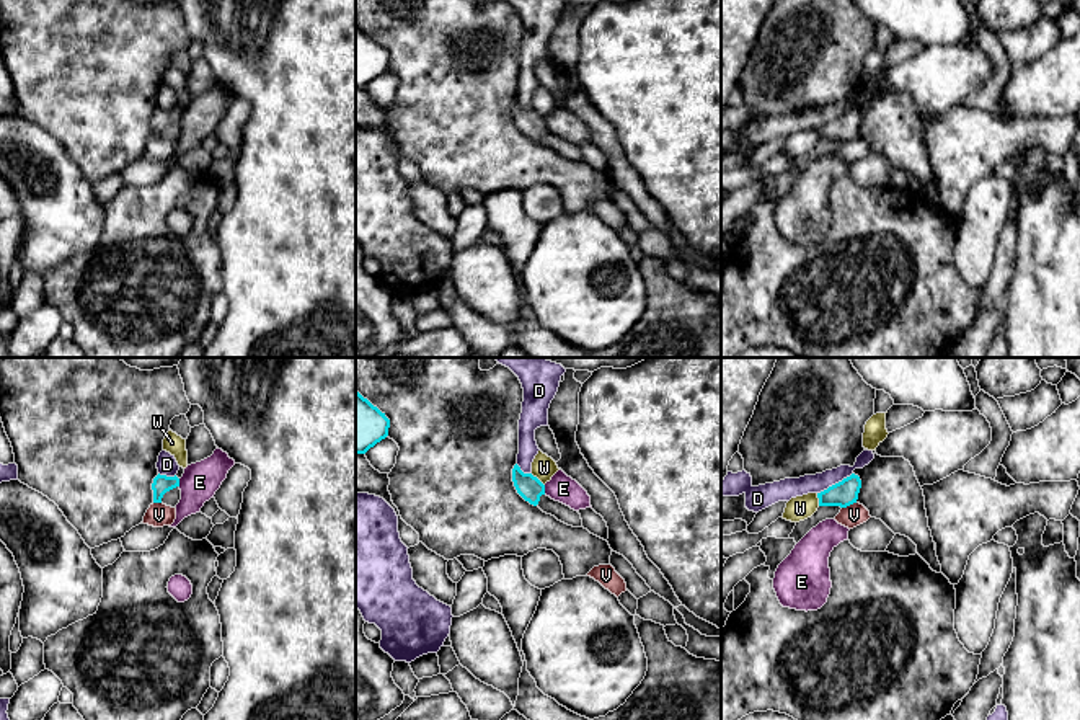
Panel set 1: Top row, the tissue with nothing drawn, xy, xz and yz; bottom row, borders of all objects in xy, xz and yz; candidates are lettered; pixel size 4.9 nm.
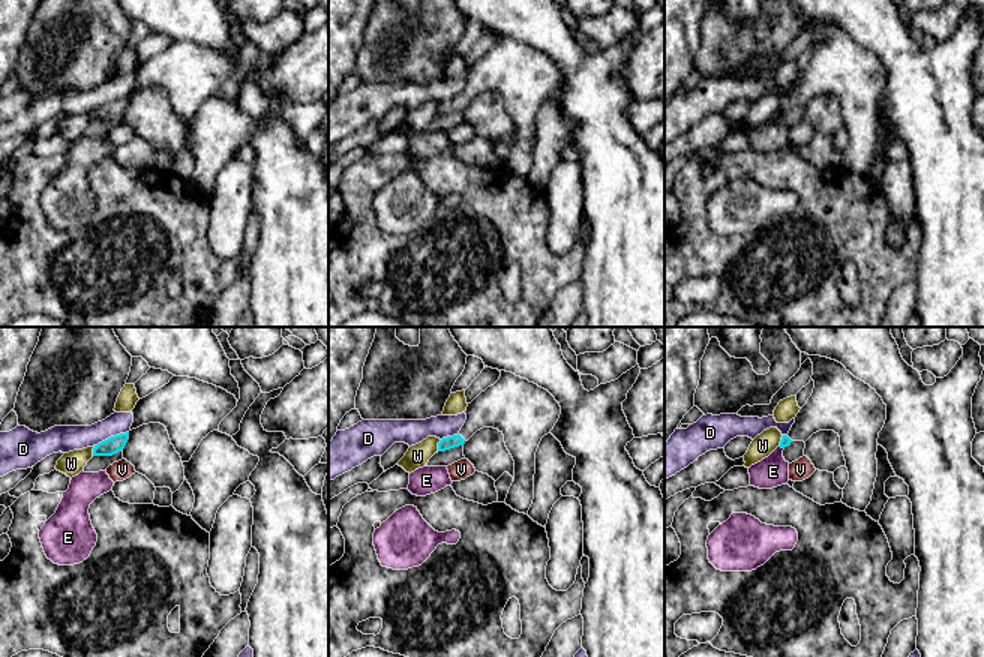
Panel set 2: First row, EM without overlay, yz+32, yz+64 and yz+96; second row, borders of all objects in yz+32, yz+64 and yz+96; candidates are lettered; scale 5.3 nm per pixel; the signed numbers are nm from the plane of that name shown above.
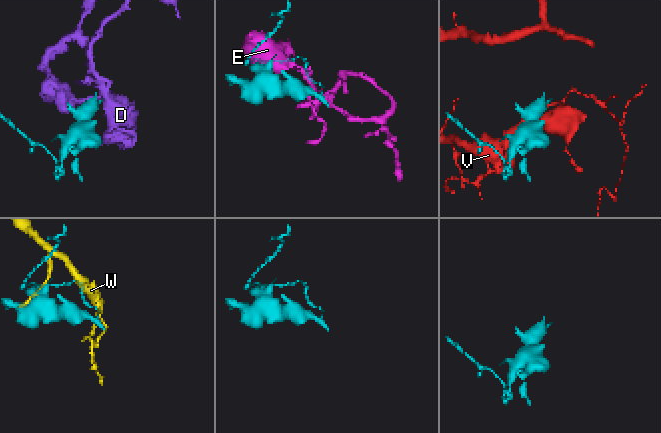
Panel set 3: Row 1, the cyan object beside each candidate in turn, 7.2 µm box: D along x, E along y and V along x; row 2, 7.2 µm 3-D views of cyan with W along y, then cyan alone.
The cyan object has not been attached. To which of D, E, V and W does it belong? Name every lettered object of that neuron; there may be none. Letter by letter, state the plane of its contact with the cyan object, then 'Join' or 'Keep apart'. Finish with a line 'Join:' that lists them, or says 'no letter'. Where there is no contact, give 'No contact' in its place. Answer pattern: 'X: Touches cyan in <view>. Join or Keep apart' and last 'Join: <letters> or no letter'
D: Touches cyan in yz. Keep apart
E: Touches cyan in xz. Keep apart
V: Touches cyan in yz. Keep apart
W: Touches cyan in xz. Keep apart
Join: no letter

